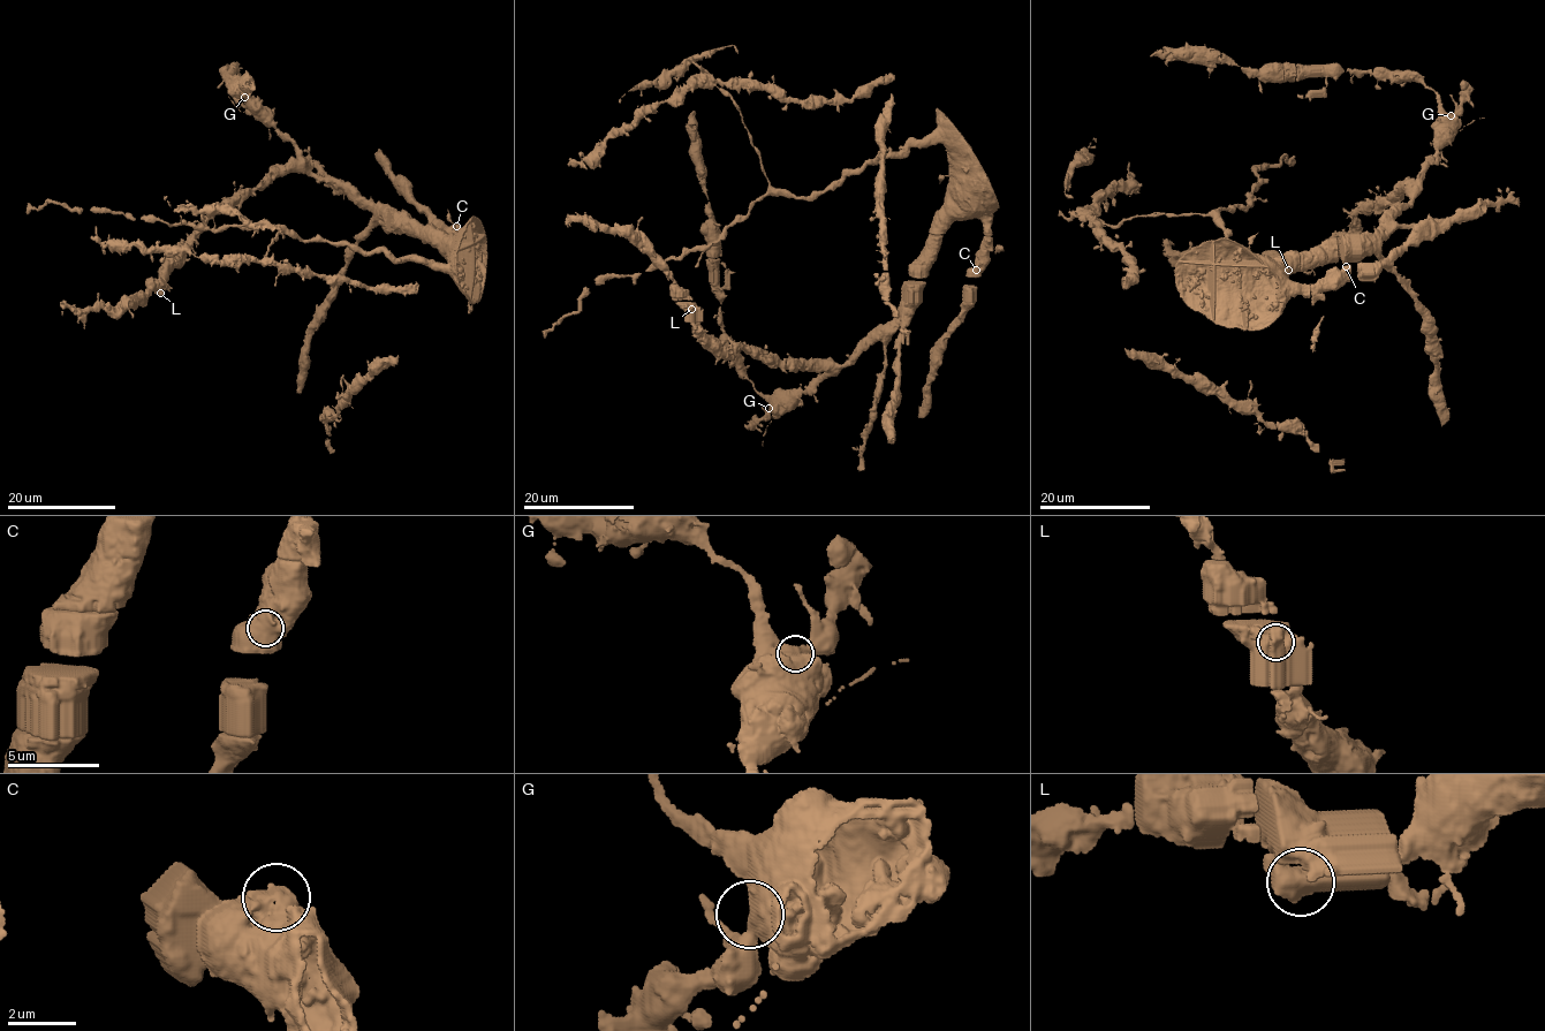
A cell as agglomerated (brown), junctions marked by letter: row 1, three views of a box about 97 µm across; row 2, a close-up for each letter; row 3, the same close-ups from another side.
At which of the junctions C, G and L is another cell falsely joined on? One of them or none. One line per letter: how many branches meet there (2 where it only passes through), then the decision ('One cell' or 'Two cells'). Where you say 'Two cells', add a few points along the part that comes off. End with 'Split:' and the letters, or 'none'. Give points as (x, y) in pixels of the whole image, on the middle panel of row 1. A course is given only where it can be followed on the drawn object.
C: Branches: 2. One cell
G: Branches: 2. One cell
L: Branches: 2. Two cells. Course of the part to remove: (691, 308), (695, 333)
Split: L

